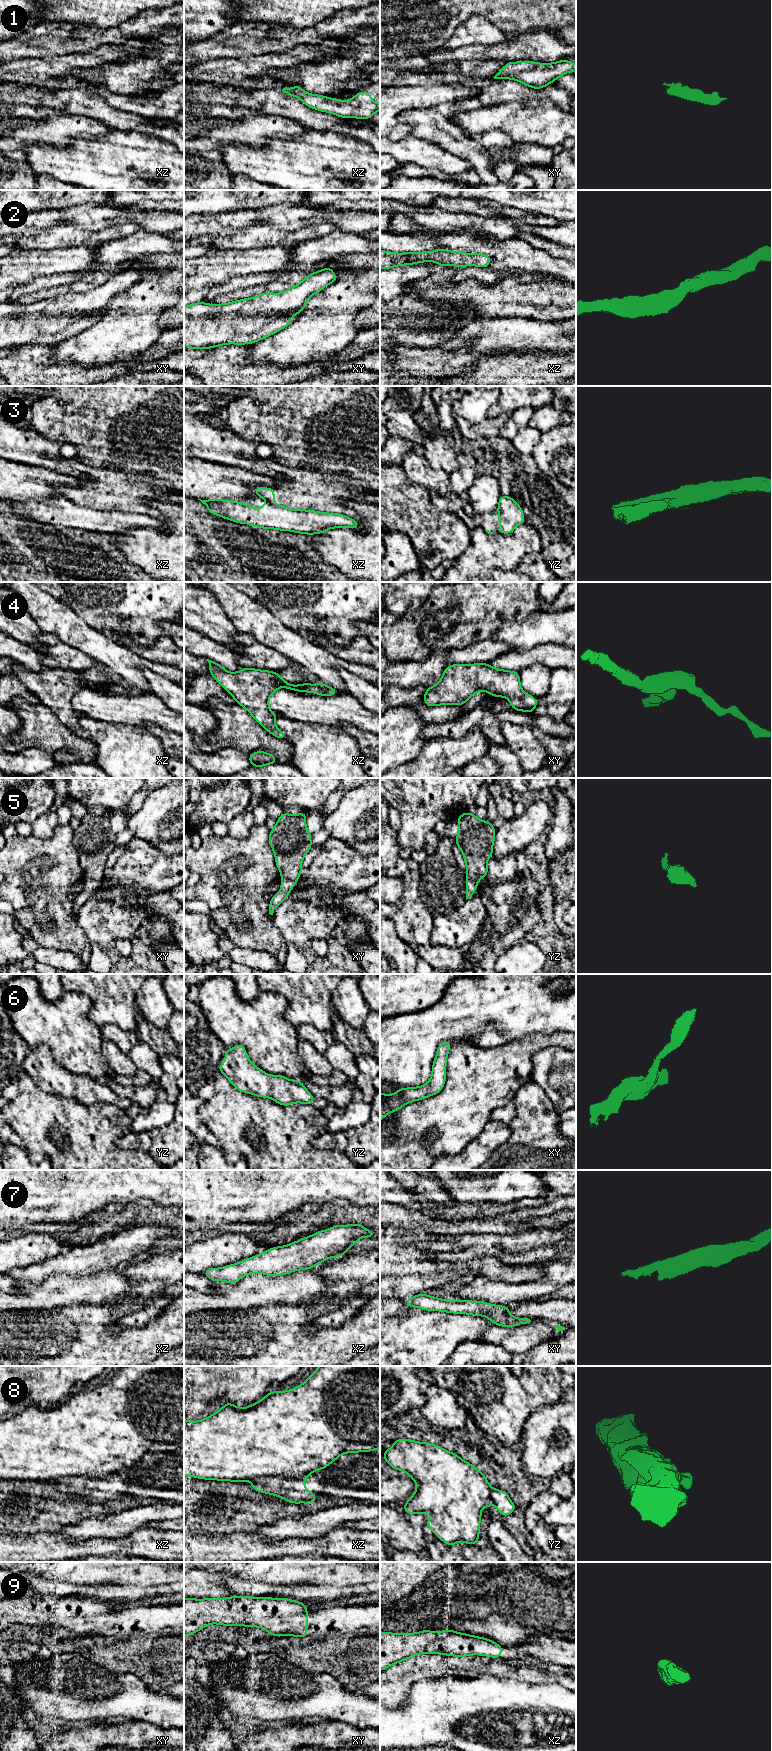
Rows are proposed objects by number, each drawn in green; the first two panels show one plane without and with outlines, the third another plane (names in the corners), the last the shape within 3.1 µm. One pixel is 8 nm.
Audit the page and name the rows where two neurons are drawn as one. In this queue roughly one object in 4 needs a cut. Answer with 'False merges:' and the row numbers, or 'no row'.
False merges: 3, 8

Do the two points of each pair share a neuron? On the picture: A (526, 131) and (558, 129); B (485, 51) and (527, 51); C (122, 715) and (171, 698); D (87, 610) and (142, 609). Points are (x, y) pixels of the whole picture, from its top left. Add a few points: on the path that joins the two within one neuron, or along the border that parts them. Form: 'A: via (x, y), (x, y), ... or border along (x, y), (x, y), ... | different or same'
A: via (534, 130), (550, 129) | same
B: via (495, 51), (517, 51) | same
C: border along (152, 693), (173, 711) | different
D: via (101, 609), (128, 609) | same

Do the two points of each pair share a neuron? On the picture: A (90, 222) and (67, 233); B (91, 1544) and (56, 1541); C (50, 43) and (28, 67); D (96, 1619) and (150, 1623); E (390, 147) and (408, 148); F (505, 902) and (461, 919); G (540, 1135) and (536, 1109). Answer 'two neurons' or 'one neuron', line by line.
A: two neurons
B: one neuron
C: two neurons
D: one neuron
E: one neuron
F: two neurons
G: one neuron

